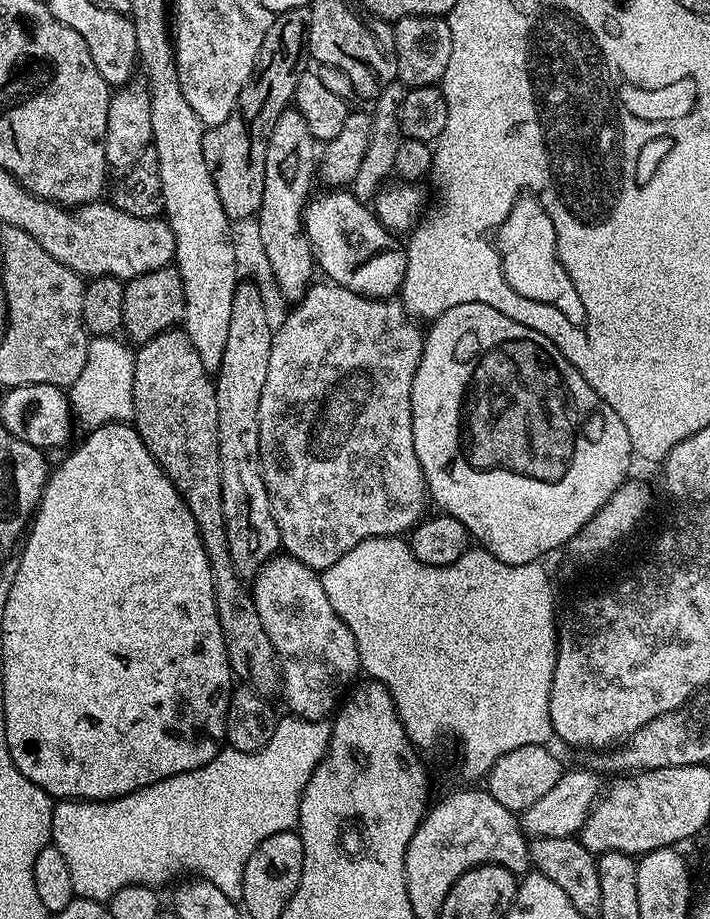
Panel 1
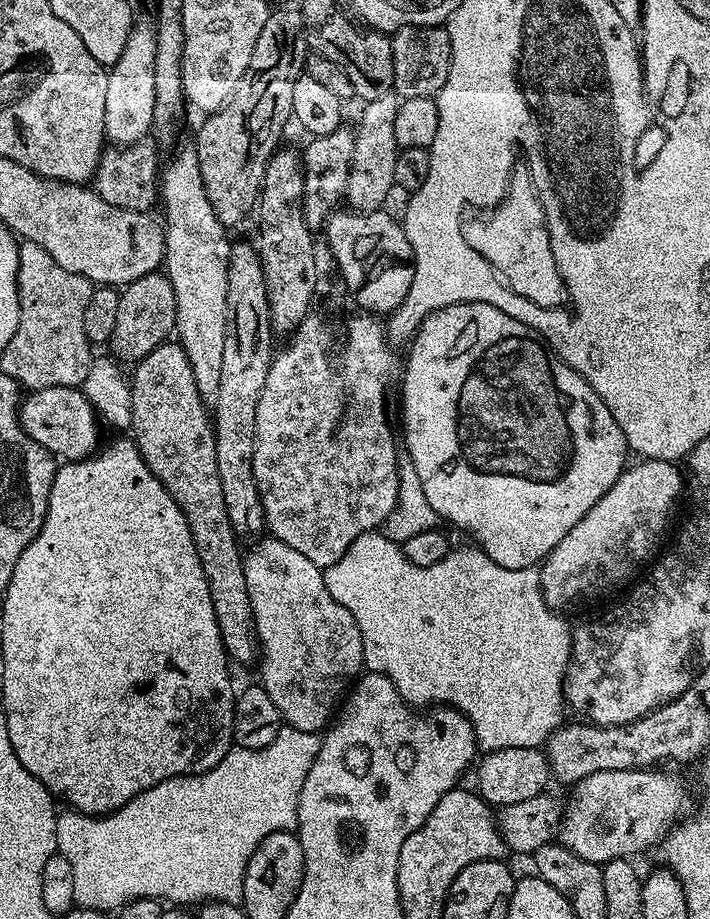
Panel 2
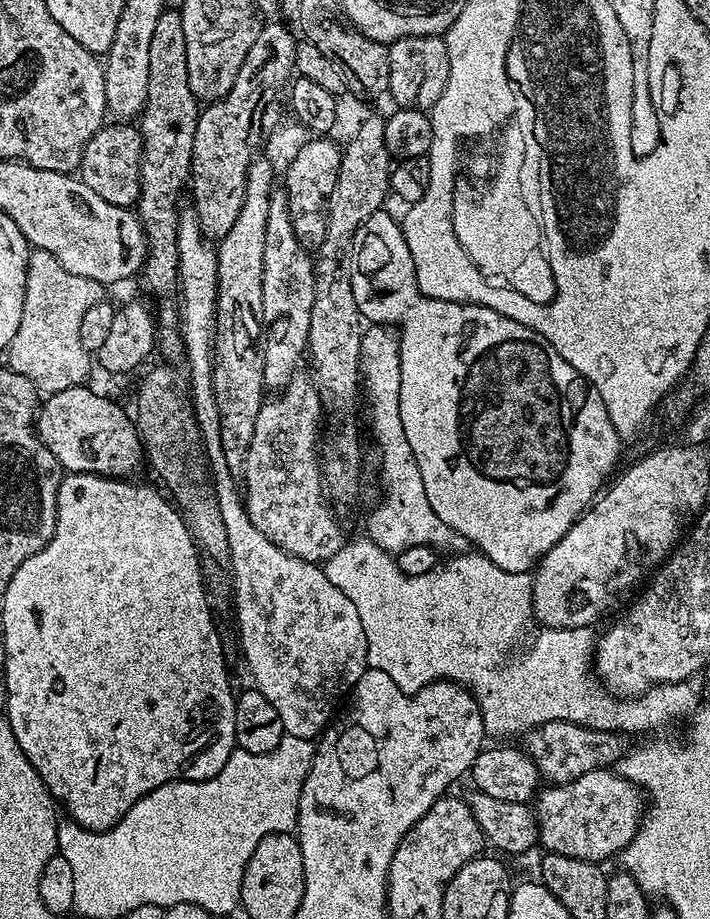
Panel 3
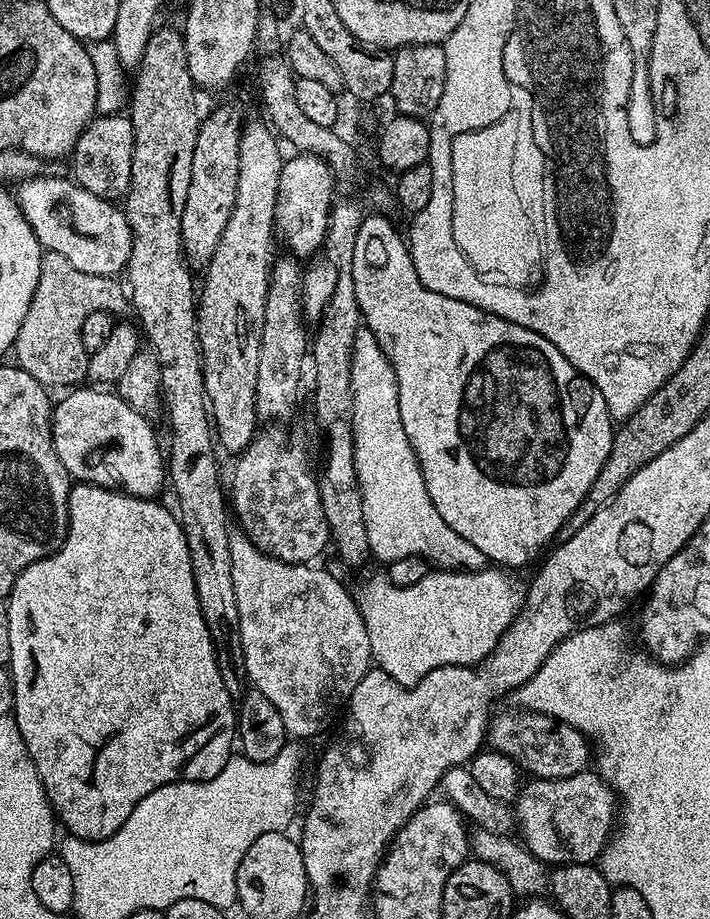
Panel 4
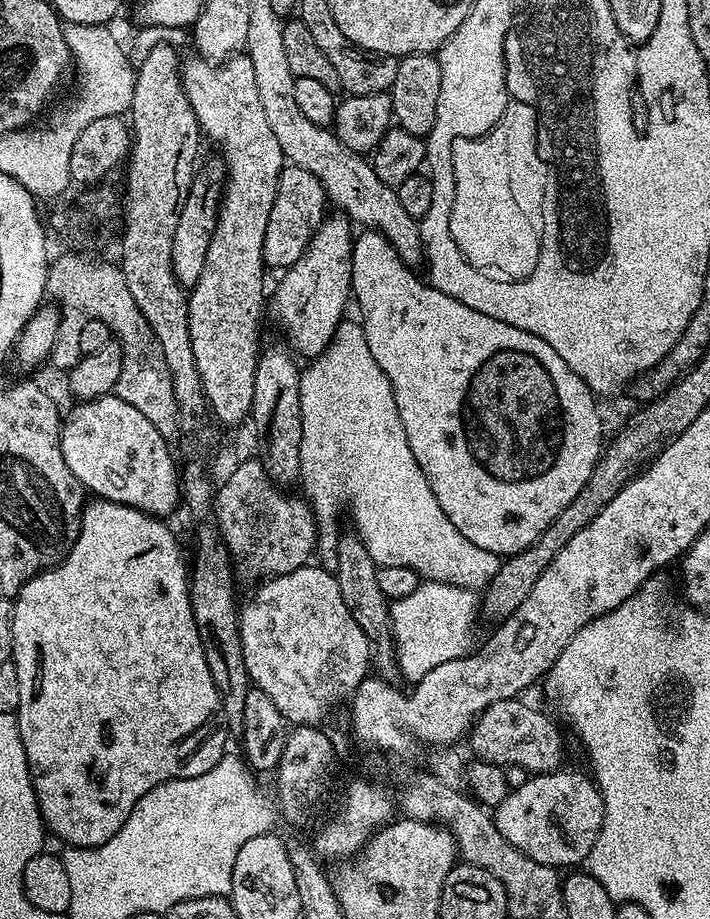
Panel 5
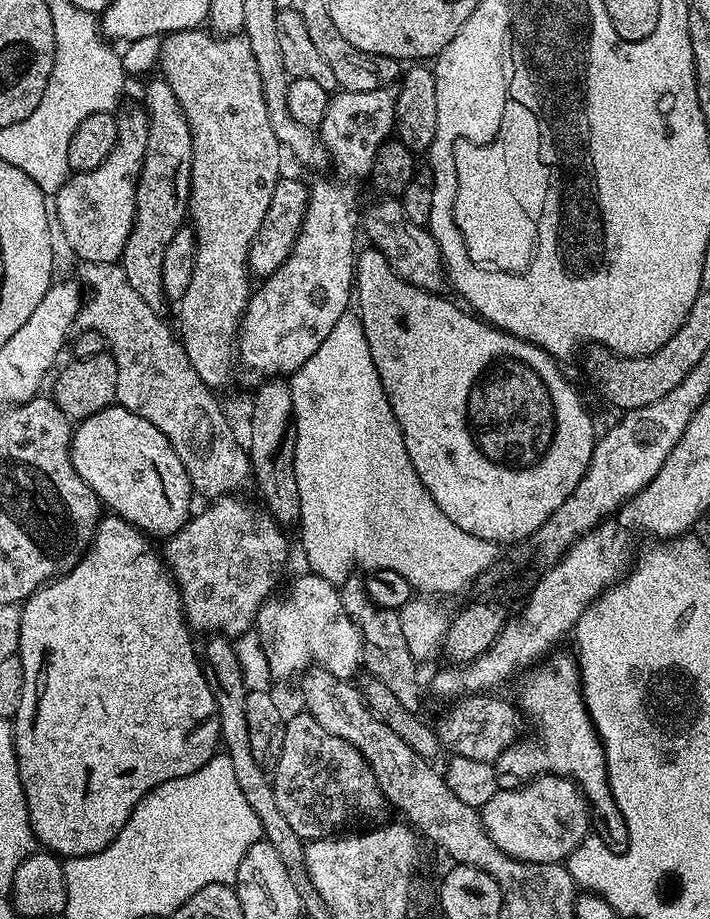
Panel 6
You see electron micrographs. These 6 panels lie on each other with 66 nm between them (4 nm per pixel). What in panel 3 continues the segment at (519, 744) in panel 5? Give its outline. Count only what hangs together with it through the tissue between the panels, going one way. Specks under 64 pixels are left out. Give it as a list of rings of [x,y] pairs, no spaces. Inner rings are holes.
[[[551,720],[539,724],[527,733],[526,740],[526,751],[535,762],[536,769],[545,781],[552,784],[574,782],[574,778],[582,778],[582,774],[590,770],[611,769],[626,752],[625,737],[621,733],[594,730],[565,720]]]

